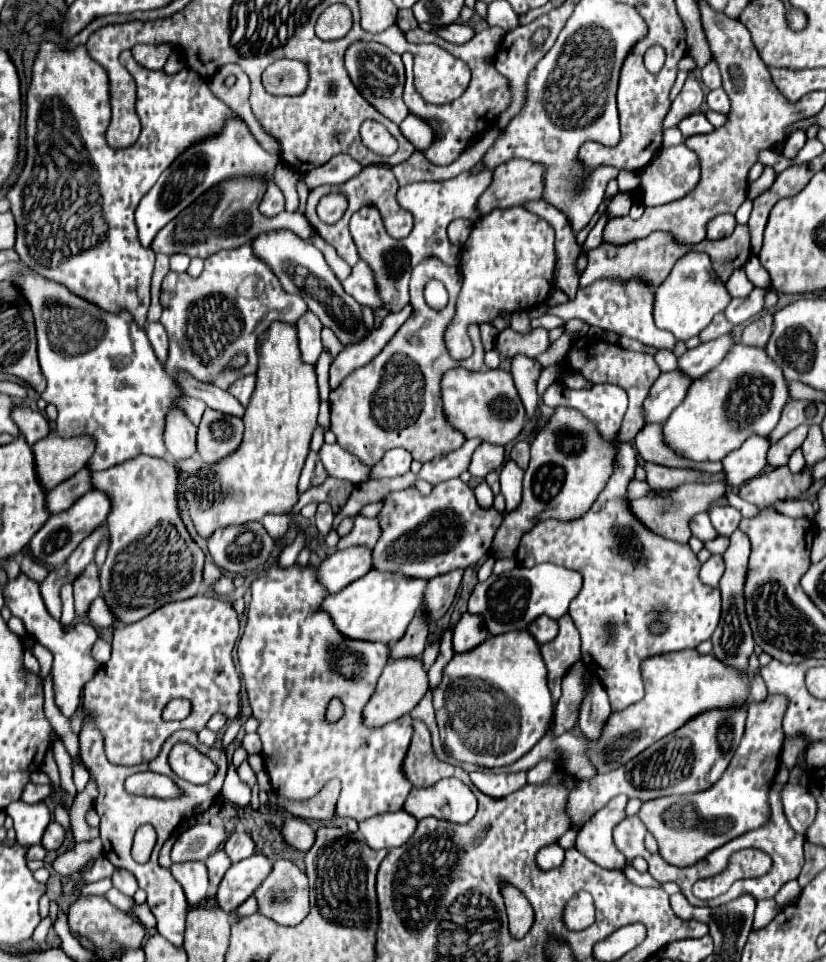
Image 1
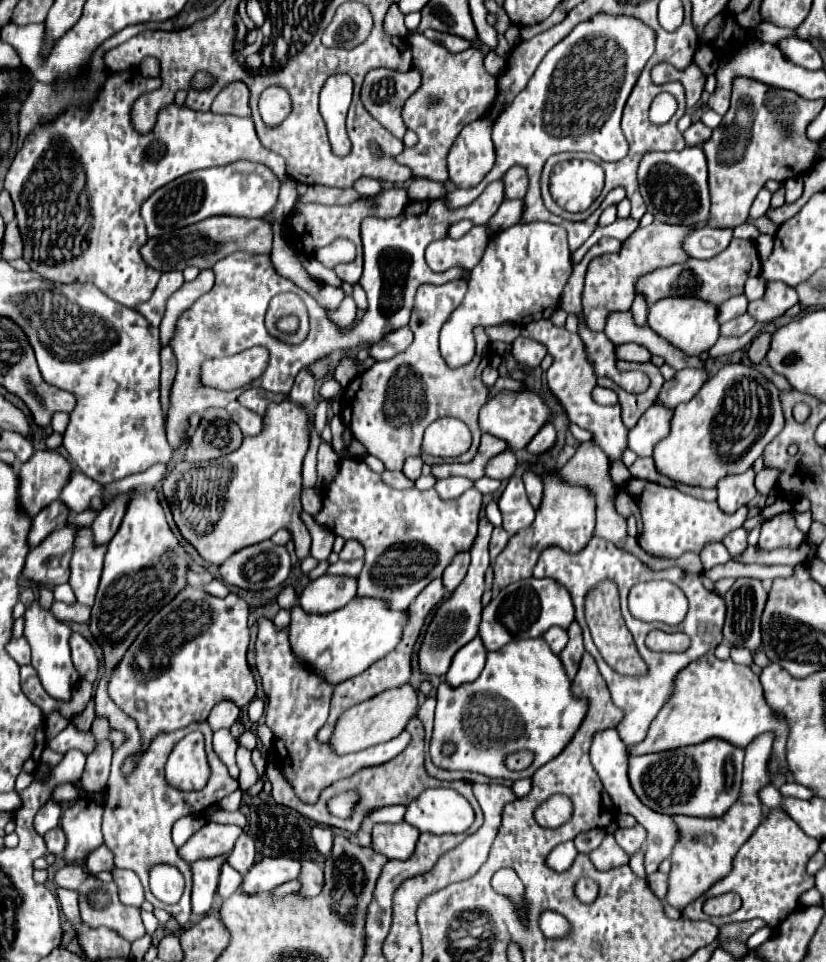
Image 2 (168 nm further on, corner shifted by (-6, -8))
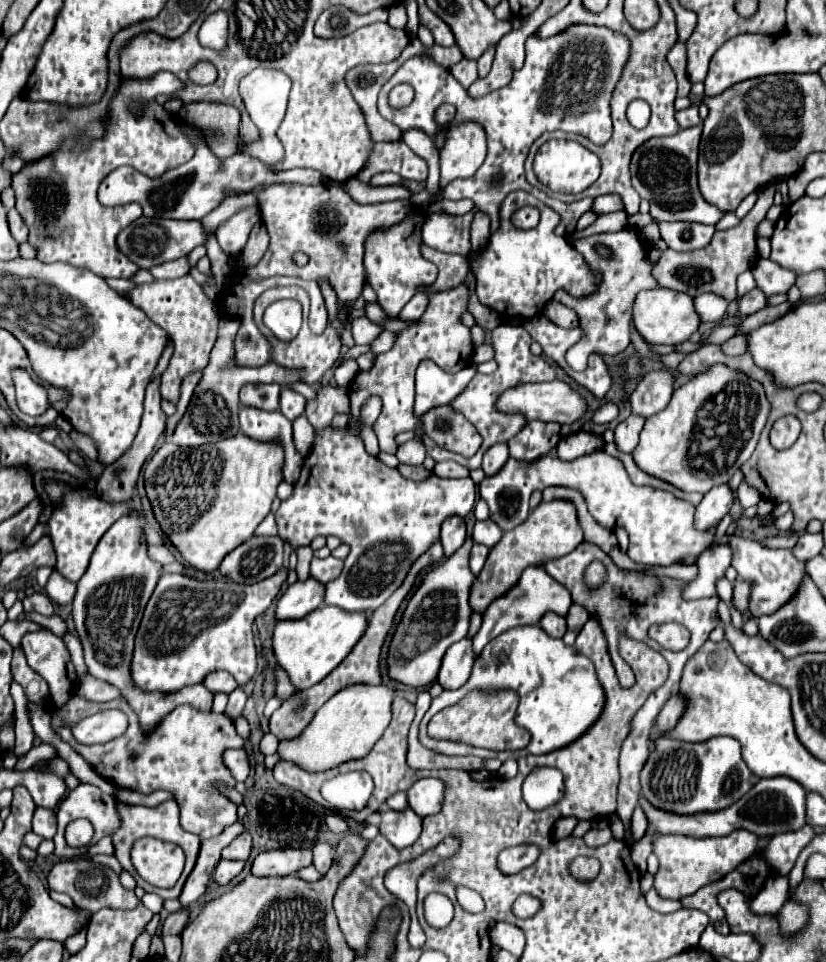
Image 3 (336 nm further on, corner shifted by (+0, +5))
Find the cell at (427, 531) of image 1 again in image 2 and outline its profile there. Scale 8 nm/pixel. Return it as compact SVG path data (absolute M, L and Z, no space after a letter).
M343 458L339 462L337 478L323 492L323 508L315 516L315 522L333 530L333 534L345 540L355 538L365 548L365 566L359 574L357 596L373 596L389 600L393 610L405 610L419 596L419 592L435 578L441 578L443 570L451 564L457 552L469 552L471 542L475 542L477 522L479 522L481 494L475 488L463 492L459 498L441 500L437 492L431 490L395 490L381 482L381 476L365 466L361 458Z

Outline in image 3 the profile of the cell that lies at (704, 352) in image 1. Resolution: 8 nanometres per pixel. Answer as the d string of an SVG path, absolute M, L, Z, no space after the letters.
M667 371L647 373L639 383L639 389L635 389L629 397L631 413L647 419L665 409L673 393L673 381L675 379Z

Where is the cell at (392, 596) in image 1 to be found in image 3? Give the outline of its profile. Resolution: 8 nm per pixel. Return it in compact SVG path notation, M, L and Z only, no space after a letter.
M323 605L299 621L281 621L273 633L273 653L277 665L287 673L295 689L307 689L323 681L353 649L367 629L367 613L349 613Z

